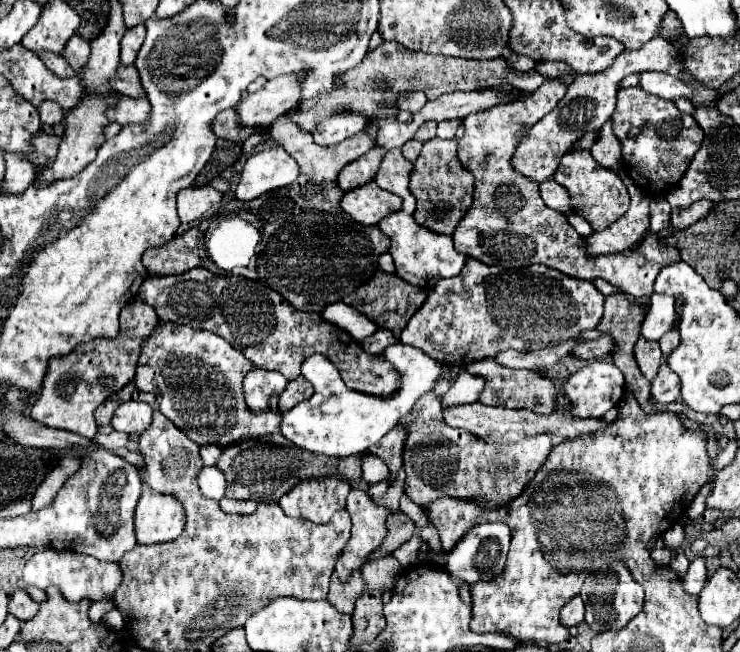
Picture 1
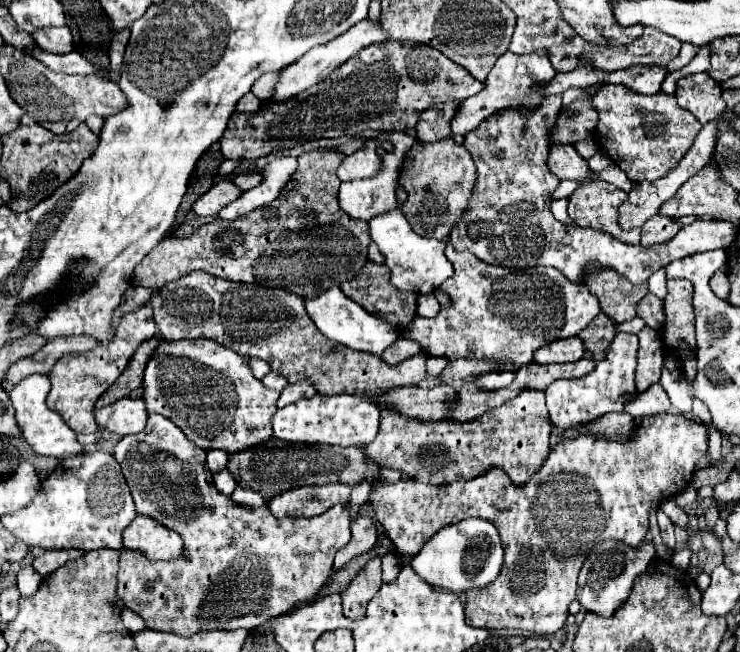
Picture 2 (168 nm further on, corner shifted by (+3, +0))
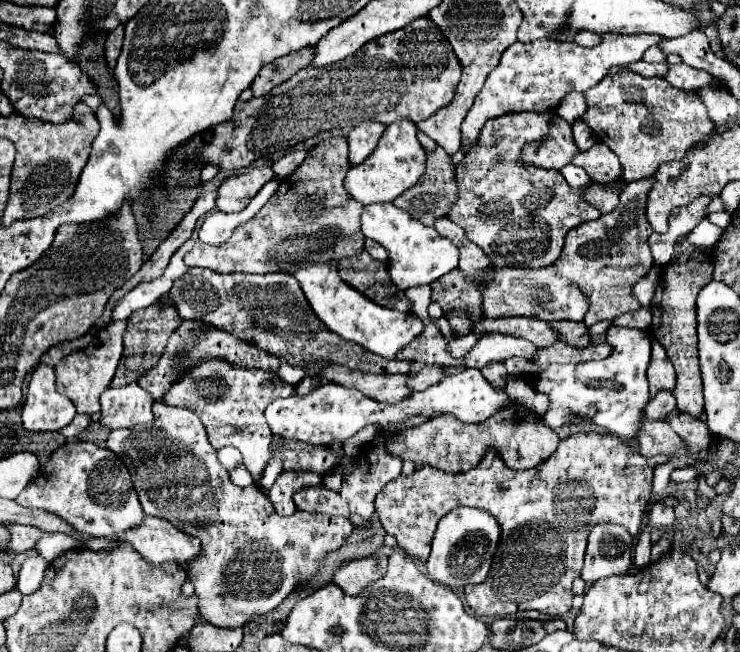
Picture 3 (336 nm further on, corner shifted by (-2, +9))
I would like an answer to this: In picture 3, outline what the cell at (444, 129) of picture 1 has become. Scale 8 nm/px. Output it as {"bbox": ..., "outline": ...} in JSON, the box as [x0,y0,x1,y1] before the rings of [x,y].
{"bbox":[461,33,667,153],"outline":[[[639,33],[635,37],[603,37],[603,43],[591,49],[582,49],[582,46],[574,41],[568,44],[568,41],[558,42],[548,38],[537,39],[530,43],[519,43],[519,41],[513,43],[501,55],[499,65],[487,75],[483,89],[477,93],[475,103],[461,125],[463,131],[461,149],[467,153],[471,147],[475,147],[487,119],[501,117],[507,113],[519,113],[519,111],[535,111],[535,113],[553,111],[567,93],[587,91],[589,87],[597,85],[611,67],[621,67],[639,61],[649,47],[665,39],[667,37],[645,35],[645,33]]]}

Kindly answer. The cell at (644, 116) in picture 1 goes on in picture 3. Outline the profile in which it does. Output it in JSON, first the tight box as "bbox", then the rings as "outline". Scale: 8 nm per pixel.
{"bbox":[581,69,715,181],"outline":[[[627,69],[607,75],[599,85],[585,91],[585,101],[587,111],[581,119],[619,157],[621,179],[625,181],[651,177],[661,163],[683,157],[695,141],[701,141],[715,129],[697,93],[679,91],[663,77],[647,79]]]}

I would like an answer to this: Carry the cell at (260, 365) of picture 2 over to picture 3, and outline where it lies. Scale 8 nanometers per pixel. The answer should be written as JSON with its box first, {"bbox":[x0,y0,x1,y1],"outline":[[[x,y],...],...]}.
{"bbox":[139,321,281,401],"outline":[[[183,321],[171,335],[159,363],[147,371],[145,375],[139,377],[139,387],[143,387],[147,393],[151,393],[151,397],[155,401],[163,399],[165,393],[169,391],[171,385],[175,385],[181,377],[185,377],[185,373],[189,369],[193,369],[197,363],[201,361],[207,361],[207,359],[223,359],[227,363],[233,363],[236,366],[248,368],[248,369],[263,369],[263,371],[277,371],[281,365],[281,359],[231,335],[231,333],[225,333],[223,329],[217,329],[213,325],[207,325],[207,323],[199,323],[199,321]]]}

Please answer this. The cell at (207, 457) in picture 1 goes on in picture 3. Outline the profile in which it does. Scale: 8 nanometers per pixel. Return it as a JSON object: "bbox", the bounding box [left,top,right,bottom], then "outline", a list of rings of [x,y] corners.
{"bbox":[219,447,243,471],"outline":[[[223,447],[223,449],[219,449],[219,461],[221,461],[221,465],[227,471],[243,465],[243,457],[241,457],[241,453],[235,447]]]}

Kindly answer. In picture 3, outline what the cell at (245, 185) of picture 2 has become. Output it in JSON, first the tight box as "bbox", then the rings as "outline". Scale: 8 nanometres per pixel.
{"bbox":[273,151,307,177],"outline":[[[293,151],[293,153],[285,155],[285,157],[281,157],[281,159],[273,165],[275,175],[285,177],[285,175],[293,173],[293,171],[303,163],[303,157],[305,157],[305,155],[307,155],[307,151]]]}

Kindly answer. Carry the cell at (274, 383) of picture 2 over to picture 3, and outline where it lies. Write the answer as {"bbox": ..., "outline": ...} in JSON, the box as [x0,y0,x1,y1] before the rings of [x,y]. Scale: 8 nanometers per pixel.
{"bbox":[277,361,307,385],"outline":[[[283,361],[283,365],[279,367],[277,375],[279,375],[279,377],[285,381],[285,383],[297,385],[297,383],[299,383],[303,377],[307,377],[307,371],[305,371],[305,369],[301,369],[301,367],[295,367],[295,365],[287,363],[287,361]]]}

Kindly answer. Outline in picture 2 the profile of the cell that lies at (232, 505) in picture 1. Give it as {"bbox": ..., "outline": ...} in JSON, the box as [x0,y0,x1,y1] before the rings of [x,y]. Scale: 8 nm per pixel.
{"bbox":[230,486,266,508],"outline":[[[236,486],[236,490],[232,492],[230,498],[232,498],[236,504],[248,506],[248,508],[258,508],[258,506],[264,506],[264,504],[266,504],[266,498],[264,498],[260,492],[256,492],[256,490],[252,490],[252,488],[244,488],[244,486]]]}

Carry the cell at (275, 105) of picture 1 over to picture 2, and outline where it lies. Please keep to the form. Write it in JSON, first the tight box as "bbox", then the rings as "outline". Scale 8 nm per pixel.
{"bbox":[268,18,386,102],"outline":[[[368,18],[362,20],[358,26],[352,26],[346,34],[334,38],[334,42],[328,42],[326,46],[316,46],[316,48],[312,48],[310,52],[306,52],[302,58],[298,58],[298,62],[286,66],[286,68],[280,72],[280,78],[278,78],[276,86],[274,86],[274,92],[272,92],[272,96],[270,96],[268,102],[284,102],[284,100],[288,100],[288,98],[294,98],[294,96],[306,92],[306,90],[312,88],[314,84],[322,82],[334,68],[338,68],[338,66],[344,64],[348,58],[352,58],[358,50],[362,50],[362,48],[368,46],[368,44],[382,42],[382,40],[386,40],[386,32],[382,30],[382,26],[370,22]]]}

